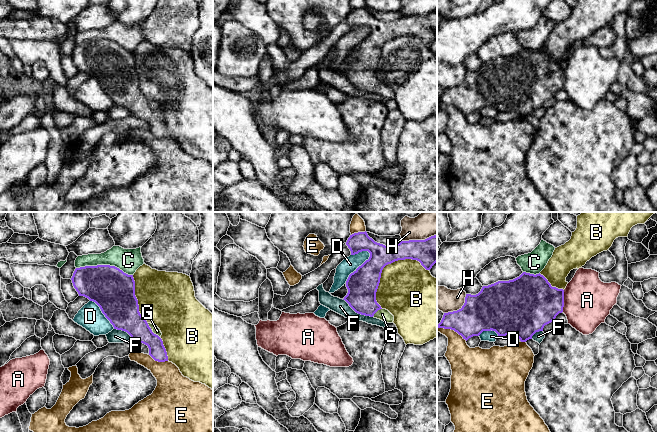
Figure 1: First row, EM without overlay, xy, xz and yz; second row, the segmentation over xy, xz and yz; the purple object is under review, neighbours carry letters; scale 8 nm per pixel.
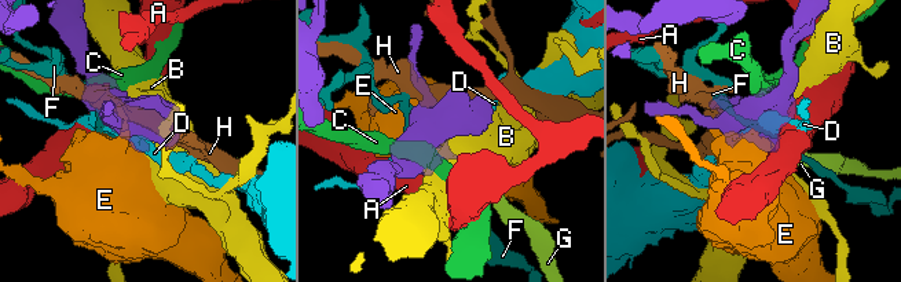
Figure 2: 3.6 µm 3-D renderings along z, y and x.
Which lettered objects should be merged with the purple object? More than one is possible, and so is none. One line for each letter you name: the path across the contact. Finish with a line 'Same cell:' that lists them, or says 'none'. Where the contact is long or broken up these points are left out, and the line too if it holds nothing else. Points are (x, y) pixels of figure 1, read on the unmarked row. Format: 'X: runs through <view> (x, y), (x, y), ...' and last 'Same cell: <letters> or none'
G: runs through xy (125, 91), (141, 107), (151, 107), (154, 104)
Same cell: G

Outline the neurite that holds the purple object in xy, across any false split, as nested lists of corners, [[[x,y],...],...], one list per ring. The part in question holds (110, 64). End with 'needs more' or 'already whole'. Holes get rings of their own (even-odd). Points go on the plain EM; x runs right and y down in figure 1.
[[[97,41],[76,44],[71,56],[79,72],[84,72],[95,78],[114,105],[125,107],[132,116],[147,121],[149,131],[155,137],[168,137],[160,105],[155,100],[148,99],[139,88],[133,51],[128,51],[115,42]]]; needs more

